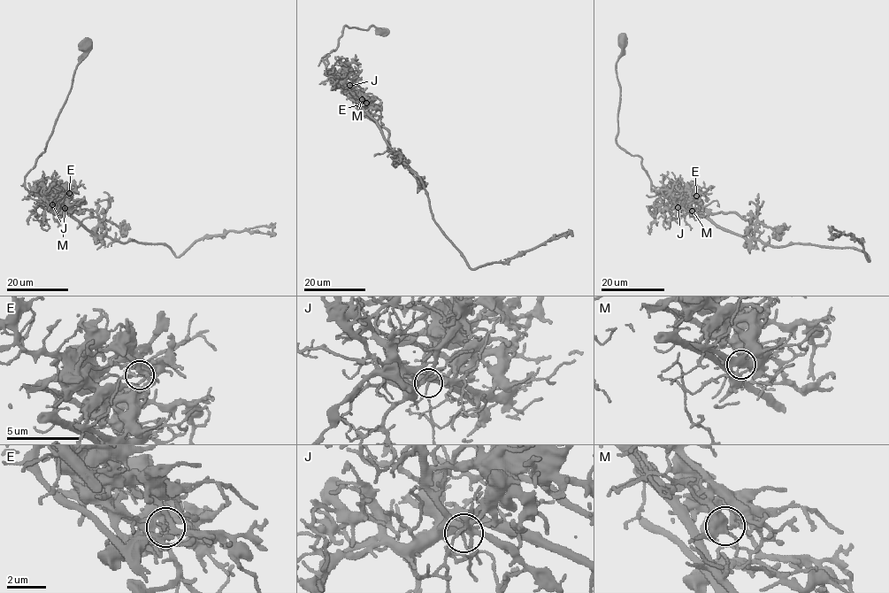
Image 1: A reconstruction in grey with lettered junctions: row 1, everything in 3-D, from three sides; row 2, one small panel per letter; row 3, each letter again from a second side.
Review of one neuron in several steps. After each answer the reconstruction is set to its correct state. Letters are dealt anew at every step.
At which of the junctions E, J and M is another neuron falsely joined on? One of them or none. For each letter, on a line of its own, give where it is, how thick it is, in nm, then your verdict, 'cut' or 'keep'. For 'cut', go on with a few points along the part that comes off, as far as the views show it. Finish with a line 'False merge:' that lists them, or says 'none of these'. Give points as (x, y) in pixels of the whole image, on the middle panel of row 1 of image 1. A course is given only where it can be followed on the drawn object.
E: (366, 103) | 190 nm | keep
J: (349, 85) | 200 nm | keep
M: (362, 99) | 140 nm | cut | (363, 99), (356, 95), (385, 141), (423, 184), (433, 219), (471, 268), (505, 262), (572, 233)
False merge: M

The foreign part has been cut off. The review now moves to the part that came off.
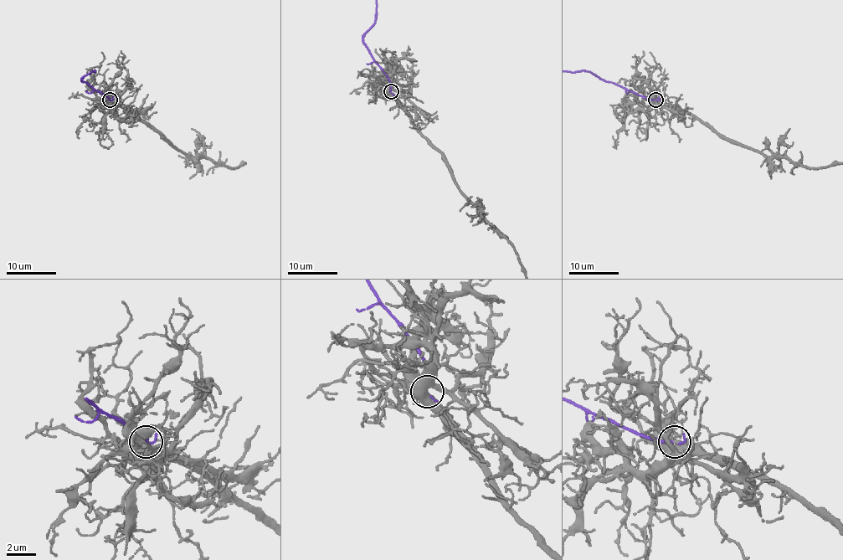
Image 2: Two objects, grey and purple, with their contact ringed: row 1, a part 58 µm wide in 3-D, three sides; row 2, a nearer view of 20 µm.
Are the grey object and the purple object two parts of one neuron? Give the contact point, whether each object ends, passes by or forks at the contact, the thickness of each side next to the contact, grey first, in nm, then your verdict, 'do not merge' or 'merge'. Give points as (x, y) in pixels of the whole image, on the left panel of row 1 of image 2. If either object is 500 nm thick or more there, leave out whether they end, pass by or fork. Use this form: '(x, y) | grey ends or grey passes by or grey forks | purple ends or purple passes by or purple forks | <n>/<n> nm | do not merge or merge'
(110, 100) | grey ends | purple passes by | 400/160 nm | merge

